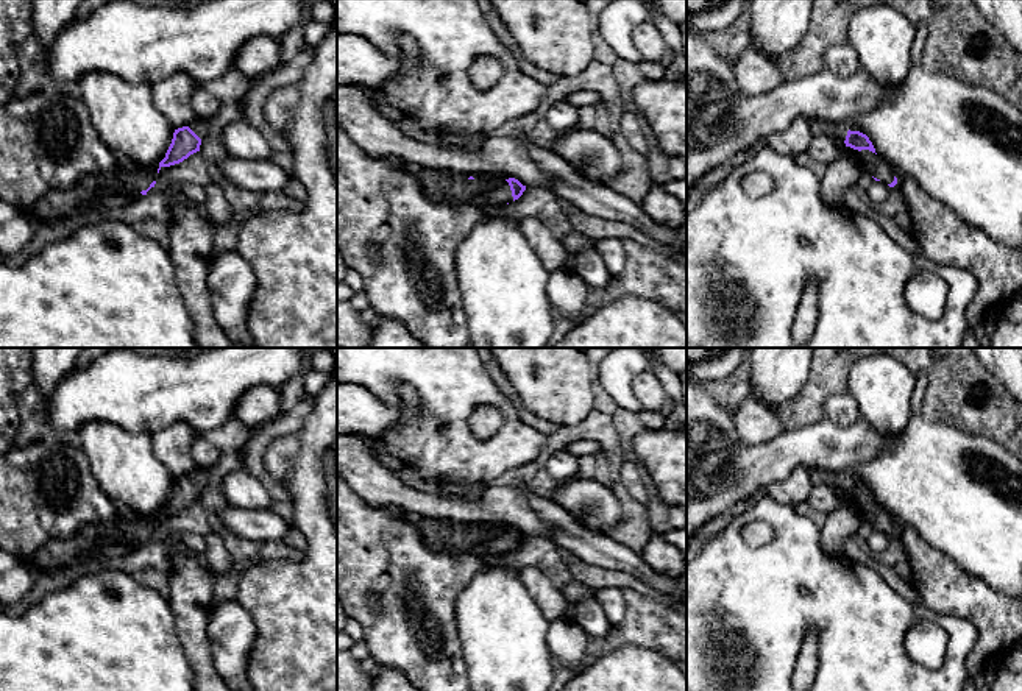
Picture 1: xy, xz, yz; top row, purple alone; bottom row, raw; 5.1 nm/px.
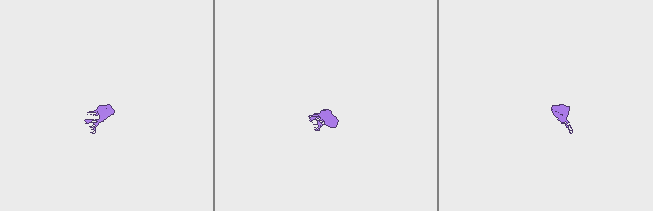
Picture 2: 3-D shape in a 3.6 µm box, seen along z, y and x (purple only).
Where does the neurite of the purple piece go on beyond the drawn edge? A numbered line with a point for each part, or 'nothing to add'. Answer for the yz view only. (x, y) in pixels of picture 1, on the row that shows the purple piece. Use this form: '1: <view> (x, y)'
1: yz (871, 163)

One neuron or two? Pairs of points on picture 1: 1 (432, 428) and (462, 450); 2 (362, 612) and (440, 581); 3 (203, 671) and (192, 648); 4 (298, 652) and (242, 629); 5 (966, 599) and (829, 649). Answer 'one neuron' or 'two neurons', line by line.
1: one neuron
2: one neuron
3: one neuron
4: two neurons
5: two neurons

